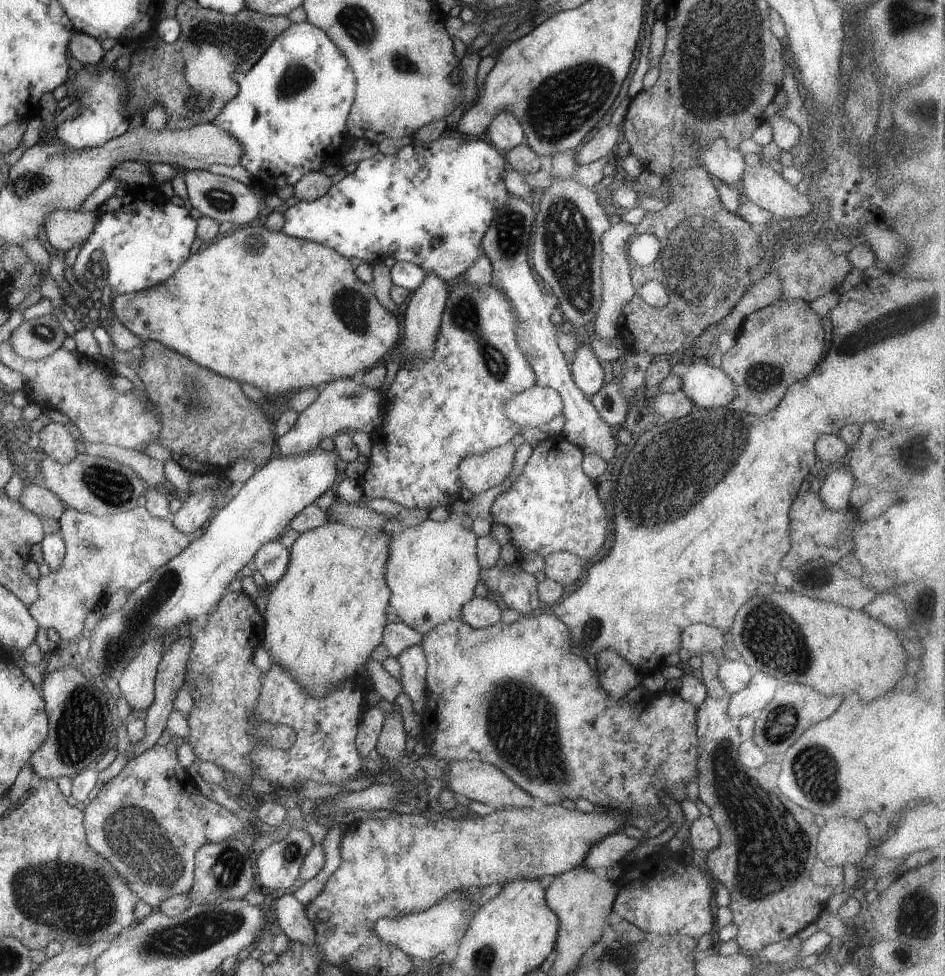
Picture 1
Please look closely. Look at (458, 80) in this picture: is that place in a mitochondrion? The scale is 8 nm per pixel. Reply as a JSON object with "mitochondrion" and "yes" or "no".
{"mitochondrion":"no"}

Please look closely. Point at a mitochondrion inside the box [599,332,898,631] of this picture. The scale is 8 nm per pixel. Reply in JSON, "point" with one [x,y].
{"point":[674,473]}

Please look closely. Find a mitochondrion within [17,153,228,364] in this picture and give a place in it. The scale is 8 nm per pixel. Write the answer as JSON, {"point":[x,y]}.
{"point":[42,334]}

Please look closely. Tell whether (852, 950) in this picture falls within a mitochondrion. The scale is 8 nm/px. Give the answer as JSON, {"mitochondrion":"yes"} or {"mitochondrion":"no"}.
{"mitochondrion":"no"}

